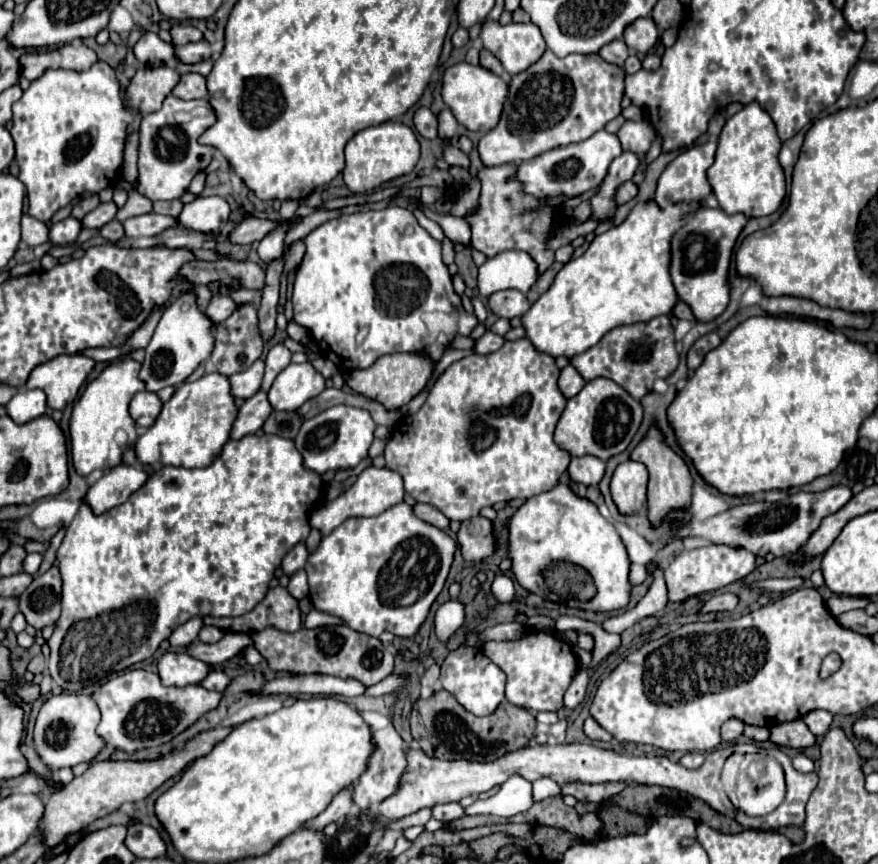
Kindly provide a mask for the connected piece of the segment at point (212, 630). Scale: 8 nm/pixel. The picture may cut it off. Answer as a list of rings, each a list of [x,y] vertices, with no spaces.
[[[202,627],[200,635],[198,635],[198,639],[200,639],[202,643],[216,643],[216,641],[220,641],[222,637],[224,637],[224,631],[222,631],[222,629],[216,629],[216,627]]]

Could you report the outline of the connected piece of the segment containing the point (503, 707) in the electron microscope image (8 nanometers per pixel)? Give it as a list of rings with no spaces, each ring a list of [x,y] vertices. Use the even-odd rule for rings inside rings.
[[[436,691],[428,699],[418,699],[412,709],[410,721],[420,721],[422,729],[416,731],[420,747],[440,759],[470,759],[470,761],[494,761],[506,751],[524,747],[536,727],[536,719],[530,711],[520,709],[508,701],[502,701],[492,715],[476,717],[468,713],[448,691]],[[418,711],[418,717],[416,717]]]

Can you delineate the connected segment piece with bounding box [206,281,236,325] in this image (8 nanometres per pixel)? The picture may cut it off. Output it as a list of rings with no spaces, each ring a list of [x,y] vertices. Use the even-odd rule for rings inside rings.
[[[220,281],[208,283],[208,289],[212,291],[212,301],[210,301],[206,313],[208,313],[208,317],[212,317],[212,321],[214,321],[216,325],[218,325],[220,321],[228,319],[228,317],[234,313],[234,309],[236,309],[234,299],[232,299],[230,295],[222,295],[222,293],[220,293],[220,287],[222,287]]]

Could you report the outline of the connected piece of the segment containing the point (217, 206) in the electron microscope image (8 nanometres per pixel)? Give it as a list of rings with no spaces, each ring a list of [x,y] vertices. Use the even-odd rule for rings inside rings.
[[[196,197],[192,203],[186,203],[178,223],[184,229],[214,233],[230,217],[230,207],[222,197]]]

